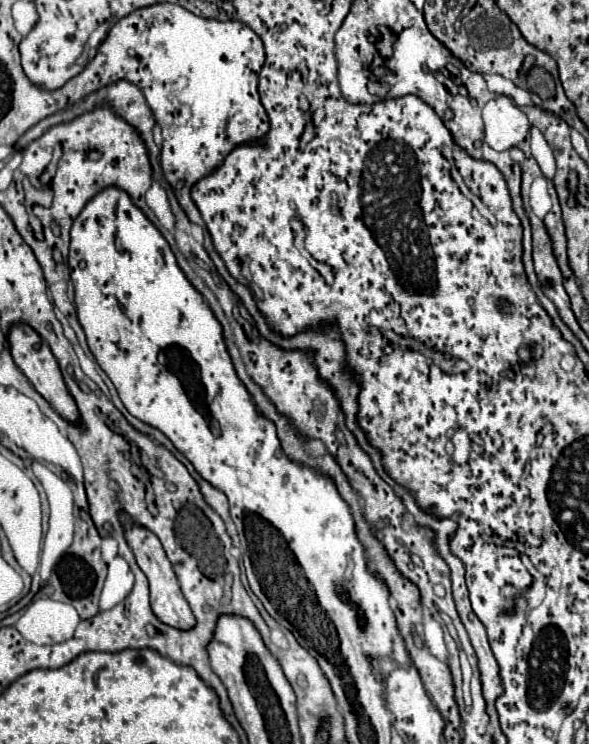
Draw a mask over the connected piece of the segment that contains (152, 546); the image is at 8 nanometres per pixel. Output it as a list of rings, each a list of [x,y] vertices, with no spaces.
[[[121,517],[121,521],[125,523],[125,535],[127,535],[127,543],[129,547],[133,549],[135,553],[135,559],[137,559],[137,565],[141,567],[141,571],[145,573],[145,577],[149,579],[149,597],[151,597],[151,609],[153,613],[157,615],[157,619],[169,627],[175,627],[175,629],[181,629],[181,631],[189,631],[193,629],[195,625],[195,617],[191,613],[191,607],[187,605],[181,589],[179,589],[179,583],[177,583],[177,577],[175,577],[175,571],[159,543],[159,539],[151,533],[151,531],[145,531],[143,527],[137,527],[135,523],[127,523],[125,517]]]

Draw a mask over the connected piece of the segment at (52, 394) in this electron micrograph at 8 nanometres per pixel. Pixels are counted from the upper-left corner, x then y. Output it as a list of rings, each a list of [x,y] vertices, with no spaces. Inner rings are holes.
[[[19,323],[11,329],[9,333],[9,349],[11,349],[11,355],[17,363],[17,367],[25,373],[25,377],[33,383],[35,391],[41,393],[49,405],[71,425],[79,425],[79,409],[77,409],[77,403],[75,399],[69,395],[69,389],[65,387],[65,381],[61,377],[61,371],[59,371],[59,365],[57,365],[57,359],[53,357],[49,345],[27,325],[27,323]]]

